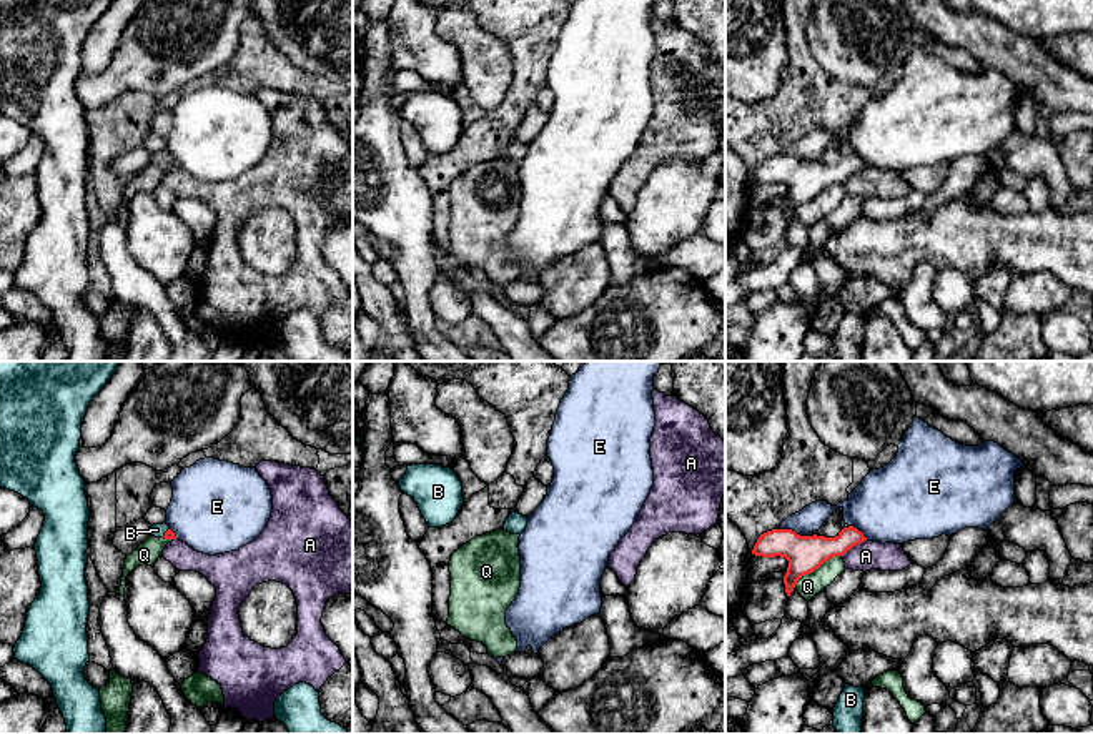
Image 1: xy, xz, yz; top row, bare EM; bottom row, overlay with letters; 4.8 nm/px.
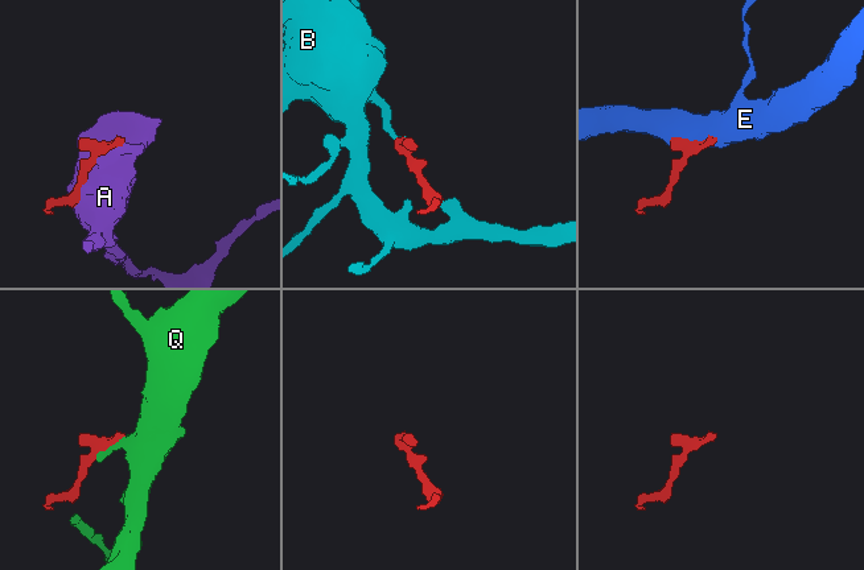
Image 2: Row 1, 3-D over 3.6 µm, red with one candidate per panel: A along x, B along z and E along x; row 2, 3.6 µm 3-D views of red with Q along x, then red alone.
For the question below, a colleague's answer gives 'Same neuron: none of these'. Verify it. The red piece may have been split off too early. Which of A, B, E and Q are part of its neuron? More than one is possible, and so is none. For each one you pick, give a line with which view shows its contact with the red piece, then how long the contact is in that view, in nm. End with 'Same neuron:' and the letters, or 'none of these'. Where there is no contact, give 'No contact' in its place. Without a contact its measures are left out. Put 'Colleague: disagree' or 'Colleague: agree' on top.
Colleague: disagree
B: Touches red in xy. Shared border 60 nm
Same neuron: B

